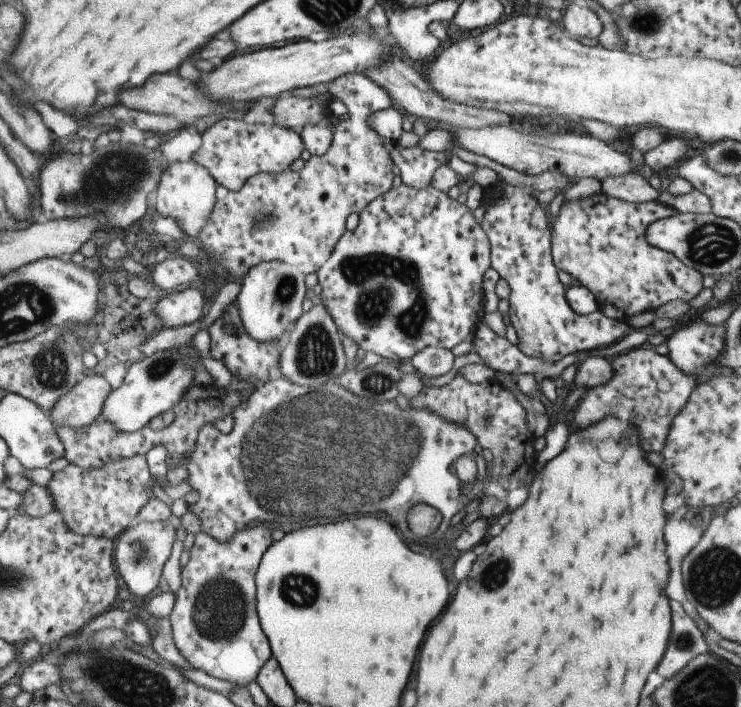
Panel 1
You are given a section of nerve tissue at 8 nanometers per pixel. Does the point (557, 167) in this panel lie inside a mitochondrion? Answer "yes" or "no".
no

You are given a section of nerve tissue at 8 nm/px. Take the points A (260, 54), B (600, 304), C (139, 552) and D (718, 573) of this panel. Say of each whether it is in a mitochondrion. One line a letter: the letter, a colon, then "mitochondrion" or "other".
A: other
B: other
C: mitochondrion
D: mitochondrion

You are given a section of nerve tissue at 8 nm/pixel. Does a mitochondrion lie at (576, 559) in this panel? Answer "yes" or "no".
no

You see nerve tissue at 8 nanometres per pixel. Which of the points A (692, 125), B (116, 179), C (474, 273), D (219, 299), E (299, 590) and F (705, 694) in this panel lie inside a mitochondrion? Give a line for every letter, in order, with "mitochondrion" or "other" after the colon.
A: other
B: mitochondrion
C: other
D: other
E: mitochondrion
F: mitochondrion

